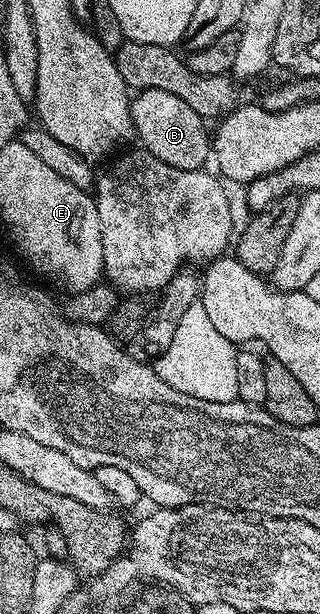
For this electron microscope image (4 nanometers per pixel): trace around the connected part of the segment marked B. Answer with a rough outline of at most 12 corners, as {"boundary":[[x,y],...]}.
{"boundary":[[163,89],[129,108],[136,138],[176,169],[202,170],[211,135],[191,105]]}

